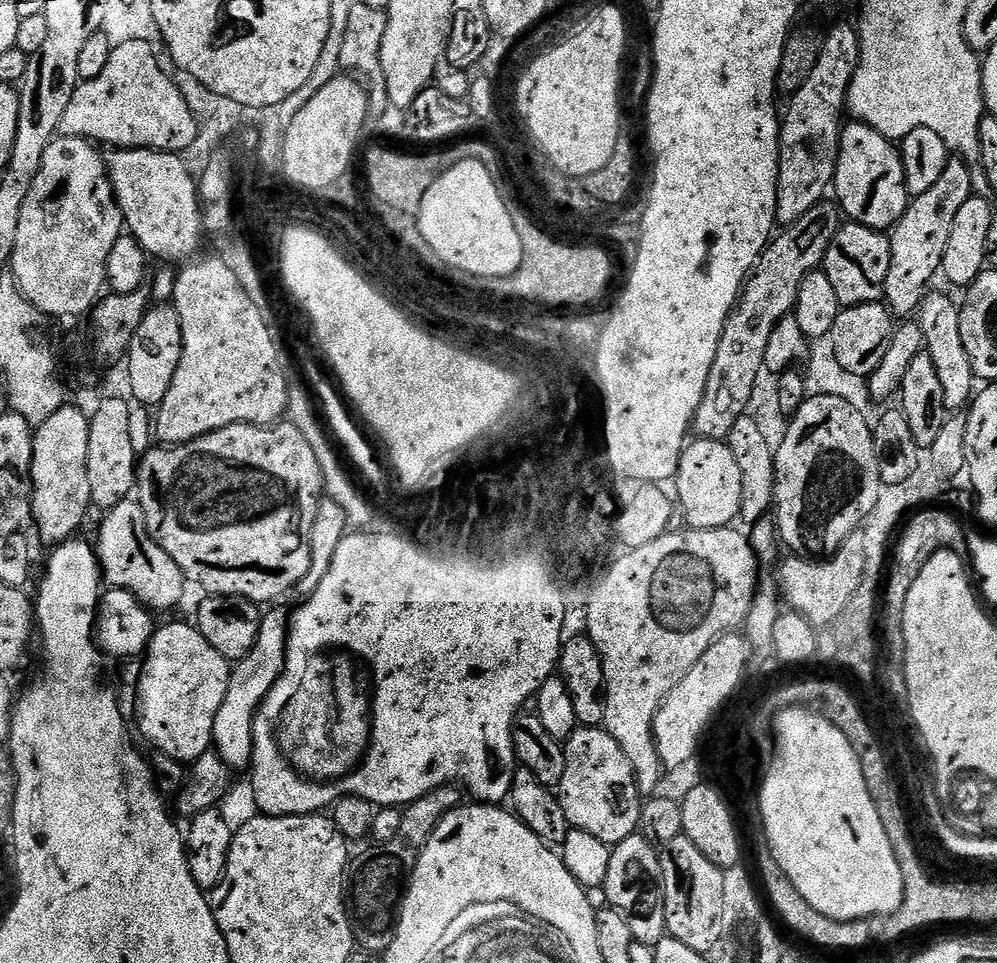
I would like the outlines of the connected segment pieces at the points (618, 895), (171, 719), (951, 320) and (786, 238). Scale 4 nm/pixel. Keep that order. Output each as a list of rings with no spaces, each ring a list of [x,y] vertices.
[[[647,835],[626,838],[612,848],[610,870],[602,889],[608,895],[607,903],[617,908],[628,920],[633,941],[637,945],[655,946],[663,938],[666,926],[666,894],[664,893],[664,862],[657,845]]]
[[[195,623],[168,624],[159,627],[152,636],[143,661],[143,672],[138,685],[140,692],[140,732],[153,744],[159,755],[172,760],[194,762],[213,747],[214,720],[222,702],[226,702],[226,692],[230,690],[233,665],[201,634]]]
[[[936,290],[929,291],[920,305],[918,323],[924,332],[924,343],[930,358],[934,362],[934,370],[938,370],[938,378],[942,381],[942,390],[946,397],[949,413],[960,414],[971,405],[974,399],[974,389],[978,384],[976,372],[972,369],[968,347],[962,334],[962,308],[948,296]]]
[[[822,202],[796,224],[785,227],[784,233],[781,231],[764,249],[718,342],[718,354],[714,354],[714,366],[710,370],[702,402],[692,419],[691,431],[699,439],[727,441],[732,435],[734,422],[744,415],[750,394],[753,393],[754,378],[764,365],[770,334],[774,334],[782,318],[795,313],[802,282],[823,265],[841,227],[842,213],[839,207],[832,202]]]

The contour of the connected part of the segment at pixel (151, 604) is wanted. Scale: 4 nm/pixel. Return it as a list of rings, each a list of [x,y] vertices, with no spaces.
[[[129,498],[118,502],[104,520],[100,528],[100,544],[98,543],[98,555],[100,567],[105,581],[109,580],[112,588],[121,588],[127,592],[133,592],[140,603],[149,609],[176,608],[180,603],[186,587],[184,571],[178,567],[158,546],[156,539],[148,533],[146,514],[142,510],[139,499]]]

